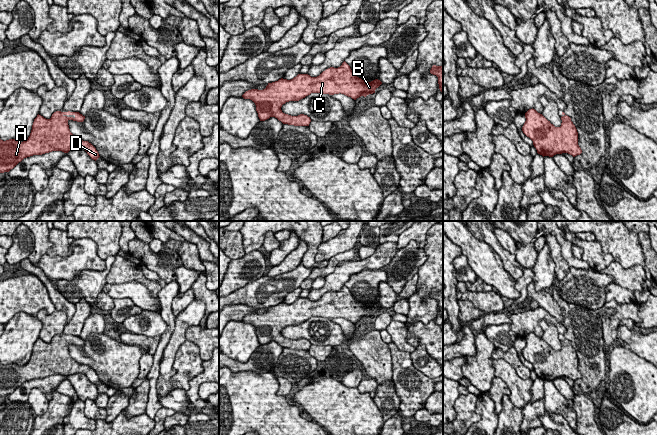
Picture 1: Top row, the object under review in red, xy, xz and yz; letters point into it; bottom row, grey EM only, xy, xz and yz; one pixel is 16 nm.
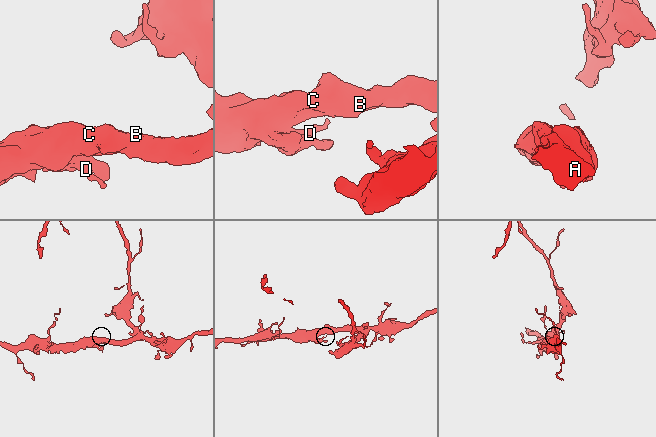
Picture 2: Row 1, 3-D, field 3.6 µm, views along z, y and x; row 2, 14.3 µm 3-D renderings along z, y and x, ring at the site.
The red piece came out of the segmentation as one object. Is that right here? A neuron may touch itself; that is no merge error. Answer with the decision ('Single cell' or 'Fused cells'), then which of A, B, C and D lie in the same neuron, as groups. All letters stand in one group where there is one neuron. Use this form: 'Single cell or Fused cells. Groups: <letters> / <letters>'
Fused cells. Groups: A B C / D

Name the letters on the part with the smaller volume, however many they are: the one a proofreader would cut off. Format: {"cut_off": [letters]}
{"cut_off": ["D"]}

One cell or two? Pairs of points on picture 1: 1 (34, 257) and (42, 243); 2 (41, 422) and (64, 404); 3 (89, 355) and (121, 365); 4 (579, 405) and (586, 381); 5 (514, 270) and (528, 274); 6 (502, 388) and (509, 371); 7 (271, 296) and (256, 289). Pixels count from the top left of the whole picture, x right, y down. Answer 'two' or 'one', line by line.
1: one
2: one
3: one
4: two
5: two
6: two
7: one

